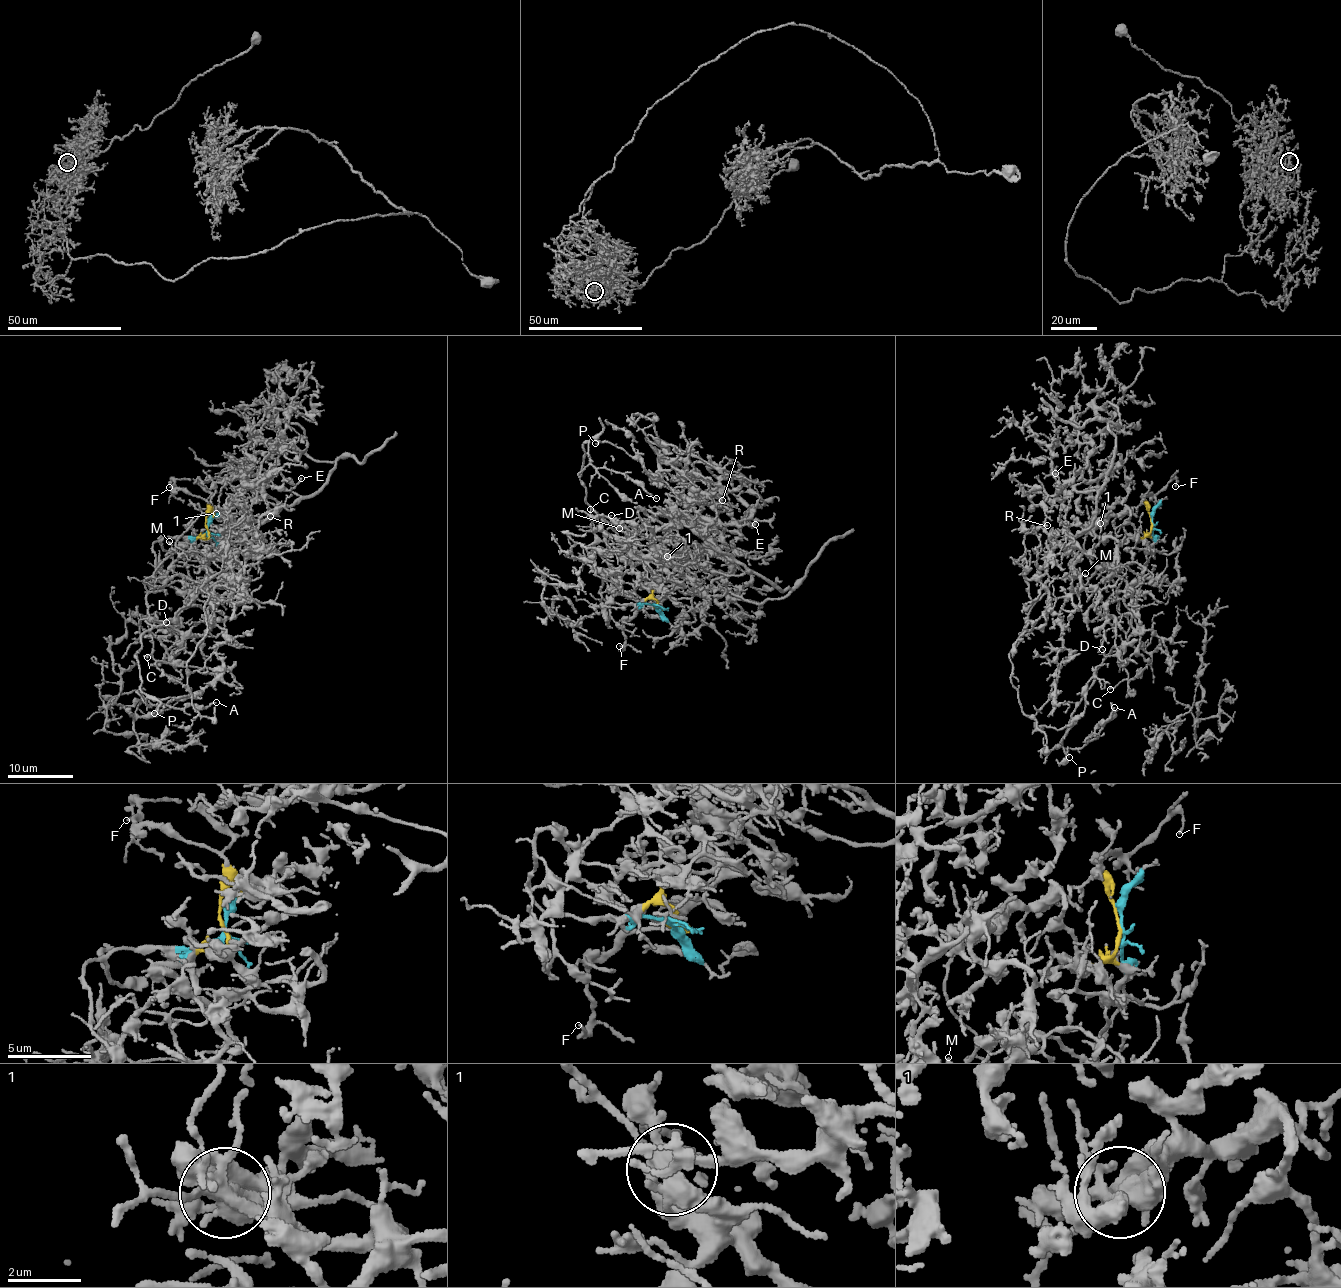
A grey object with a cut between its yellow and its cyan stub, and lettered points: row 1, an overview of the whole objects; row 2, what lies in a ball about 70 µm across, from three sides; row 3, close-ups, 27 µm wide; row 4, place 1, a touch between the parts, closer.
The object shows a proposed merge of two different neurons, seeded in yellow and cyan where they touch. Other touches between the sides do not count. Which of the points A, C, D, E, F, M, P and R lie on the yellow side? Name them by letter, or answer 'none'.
E, F, R

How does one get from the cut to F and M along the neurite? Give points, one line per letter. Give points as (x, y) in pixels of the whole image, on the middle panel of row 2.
F: (655, 607), (658, 609), (637, 610), (623, 626), (624, 647), (619, 646)
M: (655, 607), (607, 603), (601, 594), (604, 570), (609, 565), (592, 547), (610, 552), (632, 529), (619, 529)

